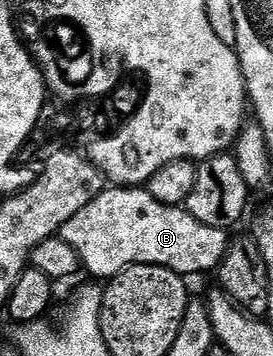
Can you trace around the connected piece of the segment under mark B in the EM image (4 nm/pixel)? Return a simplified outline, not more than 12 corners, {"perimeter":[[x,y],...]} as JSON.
{"perimeter":[[142,186],[60,235],[102,282],[137,264],[213,273],[232,239]]}

